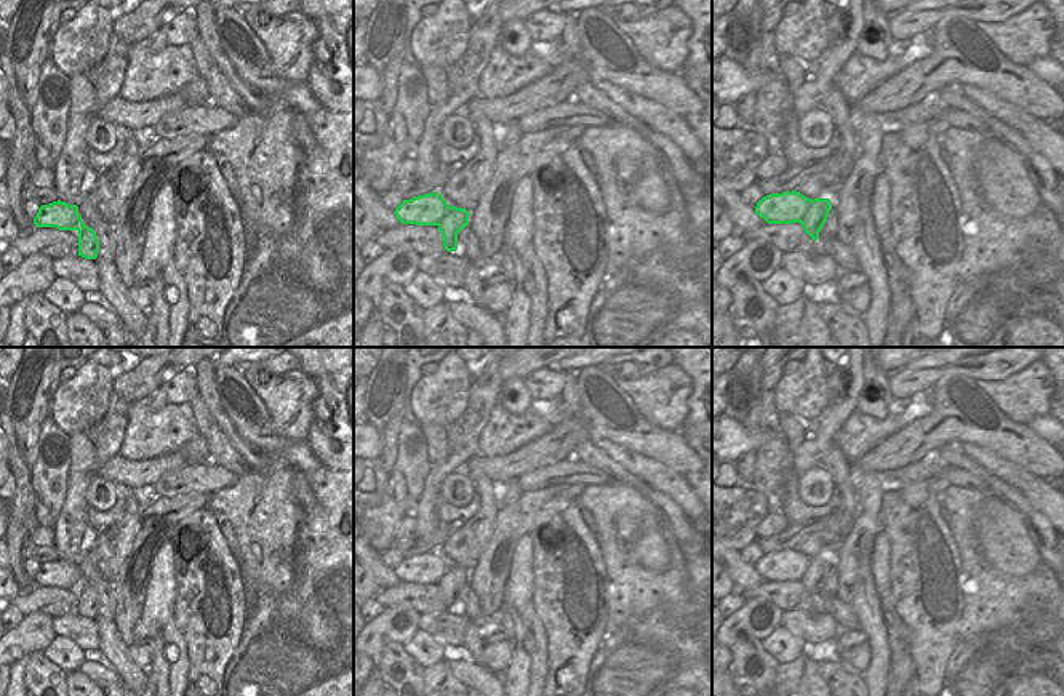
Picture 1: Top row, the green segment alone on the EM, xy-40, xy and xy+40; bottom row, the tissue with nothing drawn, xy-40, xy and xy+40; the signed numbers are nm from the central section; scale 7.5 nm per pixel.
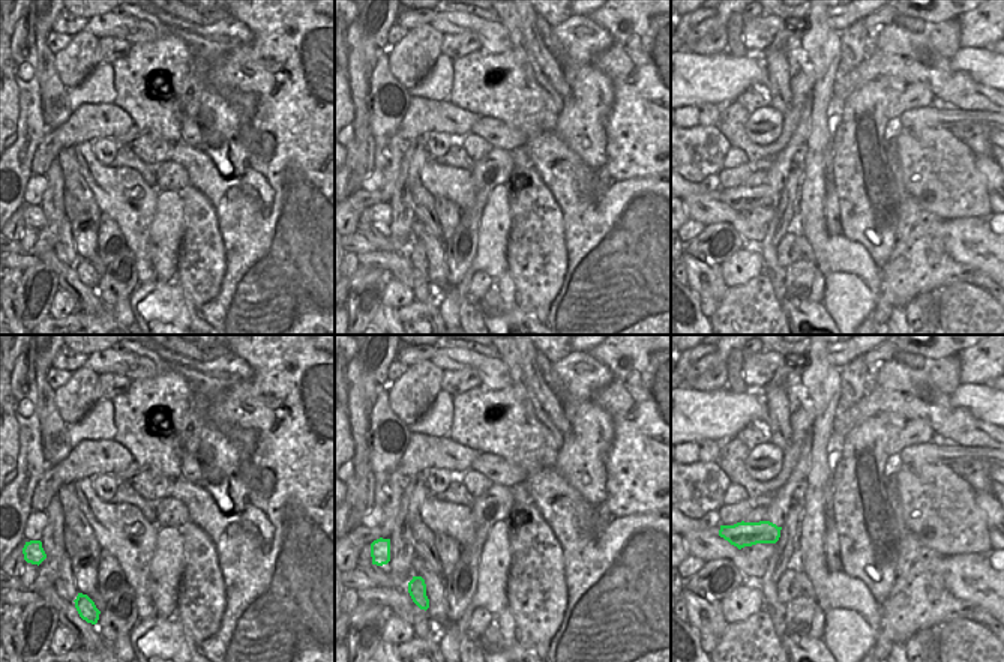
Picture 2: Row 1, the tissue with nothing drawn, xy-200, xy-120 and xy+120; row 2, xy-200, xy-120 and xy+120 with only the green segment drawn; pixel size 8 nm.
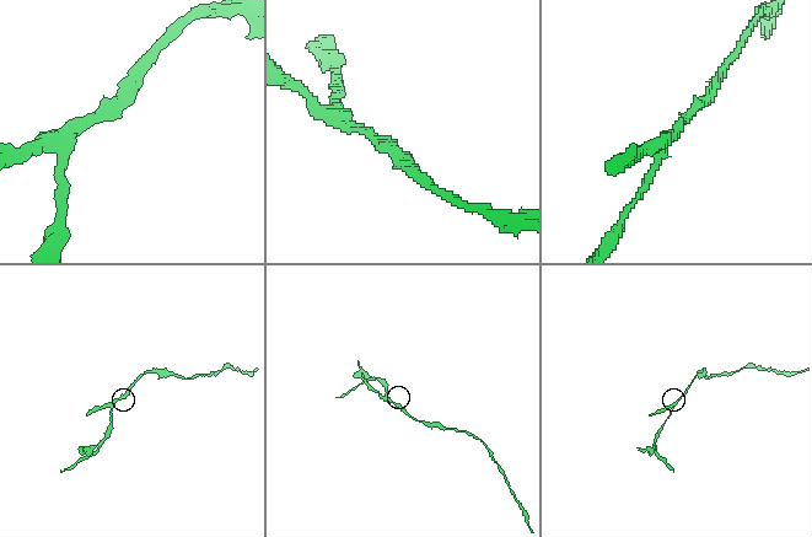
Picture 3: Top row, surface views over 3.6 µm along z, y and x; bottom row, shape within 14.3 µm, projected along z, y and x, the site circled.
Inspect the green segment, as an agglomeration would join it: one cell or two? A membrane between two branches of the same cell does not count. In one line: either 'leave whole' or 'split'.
split

